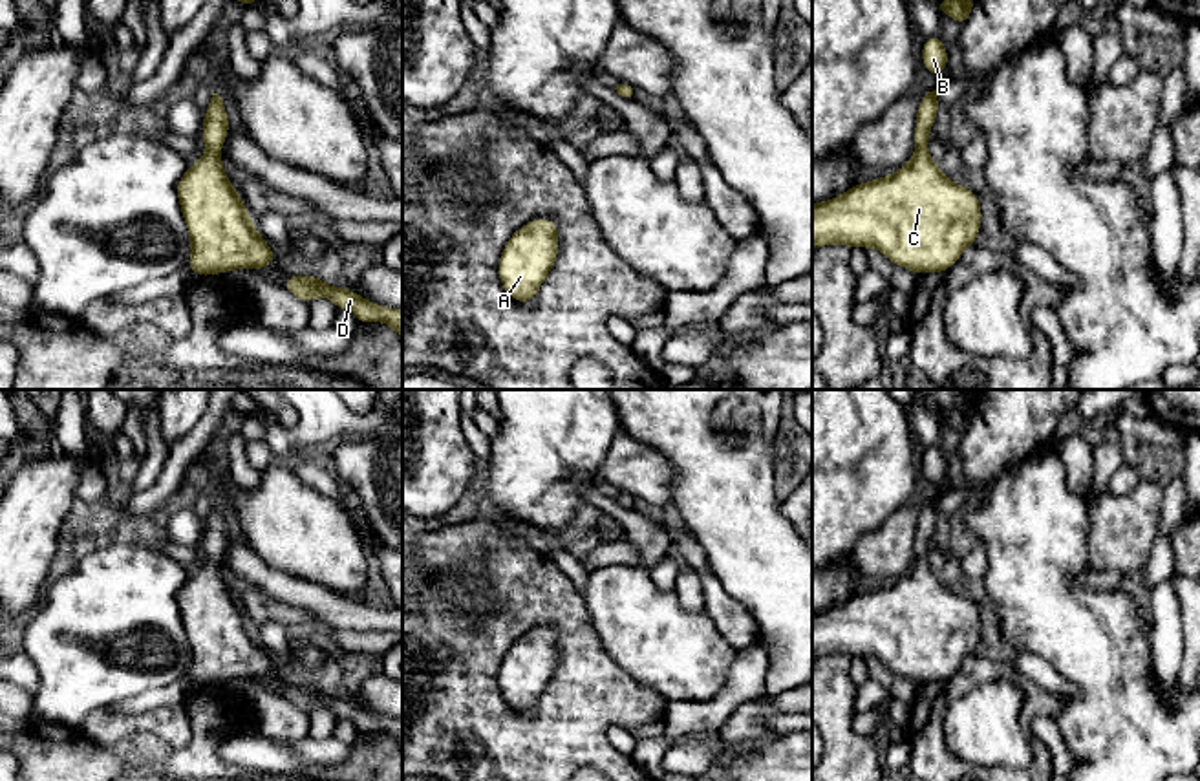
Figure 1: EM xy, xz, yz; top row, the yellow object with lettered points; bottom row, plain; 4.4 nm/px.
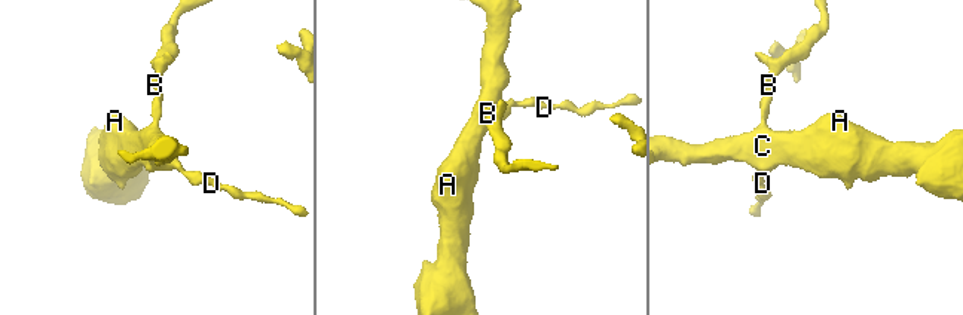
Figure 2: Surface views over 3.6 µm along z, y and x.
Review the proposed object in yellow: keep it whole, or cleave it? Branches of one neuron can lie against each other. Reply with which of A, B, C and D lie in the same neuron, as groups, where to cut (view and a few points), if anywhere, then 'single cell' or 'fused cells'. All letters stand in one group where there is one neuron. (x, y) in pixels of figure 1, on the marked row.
A B C D; no cut; single cell

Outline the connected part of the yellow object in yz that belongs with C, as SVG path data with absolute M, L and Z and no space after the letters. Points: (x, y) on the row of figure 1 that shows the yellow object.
M940 88L920 99L916 150L907 165L812 205L812 247L876 247L896 267L920 276L948 271L977 241L982 219L979 198L949 181L926 148Z

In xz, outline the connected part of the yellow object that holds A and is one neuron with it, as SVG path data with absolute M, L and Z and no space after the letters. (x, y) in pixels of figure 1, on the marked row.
M530 219L507 241L498 271L503 289L518 302L529 304L552 269L558 256L554 219Z

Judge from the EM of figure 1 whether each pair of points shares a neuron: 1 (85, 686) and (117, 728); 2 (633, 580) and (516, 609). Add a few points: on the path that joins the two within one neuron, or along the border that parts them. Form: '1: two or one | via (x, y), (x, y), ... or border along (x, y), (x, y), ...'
1: two | border along (108, 705), (94, 710), (77, 727)
2: two | border along (580, 593), (589, 624), (597, 633)

